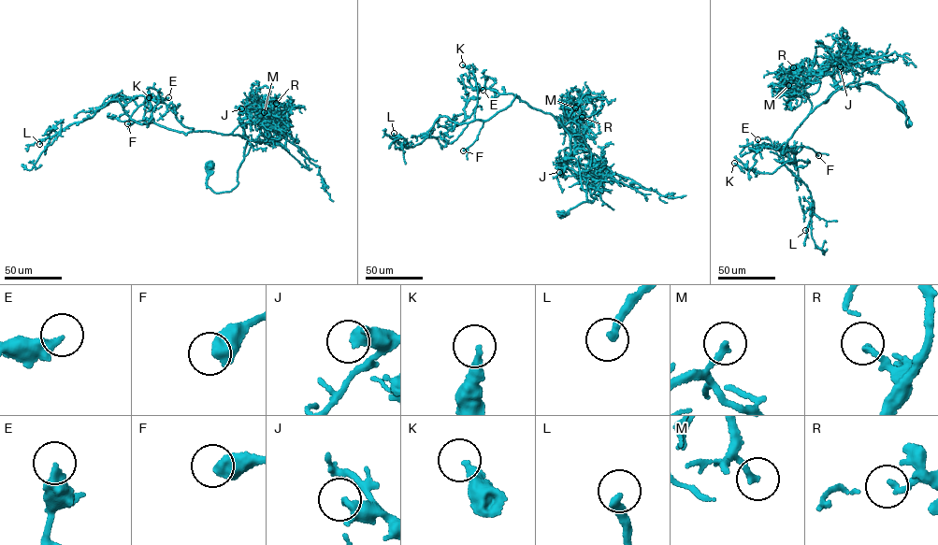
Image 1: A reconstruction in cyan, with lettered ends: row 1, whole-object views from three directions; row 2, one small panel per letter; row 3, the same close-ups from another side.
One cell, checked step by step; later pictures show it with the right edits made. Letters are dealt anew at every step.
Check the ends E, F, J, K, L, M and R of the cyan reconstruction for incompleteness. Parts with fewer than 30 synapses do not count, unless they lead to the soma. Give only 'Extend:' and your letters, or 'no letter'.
Extend: J, L, M

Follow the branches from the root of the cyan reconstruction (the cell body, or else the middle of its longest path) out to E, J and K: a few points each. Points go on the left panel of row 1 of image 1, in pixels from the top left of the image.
E: (210, 165), (212, 191), (237, 186), (243, 128), (241, 136), (193, 131), (160, 97), (168, 97)
J: (210, 165), (206, 186), (212, 191), (228, 192), (237, 186), (249, 136), (242, 122), (249, 109), (241, 108)
K: (210, 165), (212, 191), (237, 186), (243, 128), (241, 136), (147, 127), (149, 97)

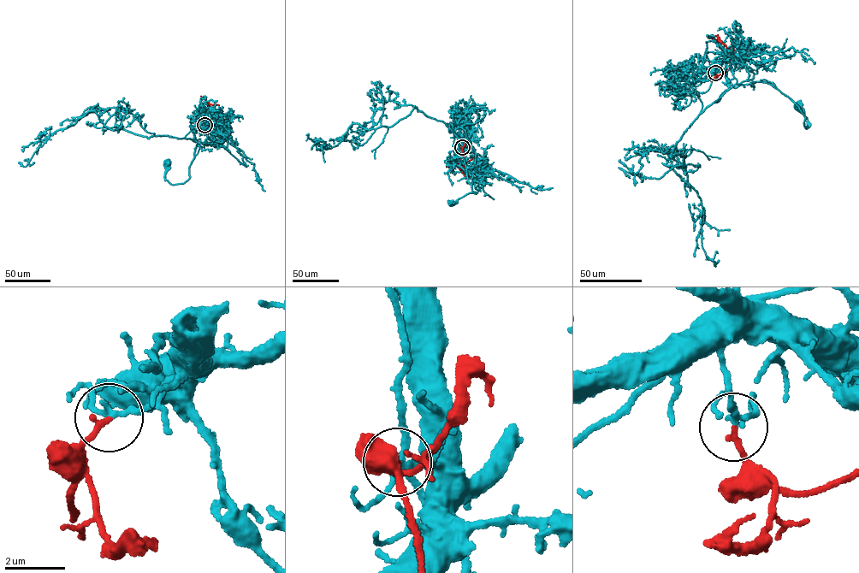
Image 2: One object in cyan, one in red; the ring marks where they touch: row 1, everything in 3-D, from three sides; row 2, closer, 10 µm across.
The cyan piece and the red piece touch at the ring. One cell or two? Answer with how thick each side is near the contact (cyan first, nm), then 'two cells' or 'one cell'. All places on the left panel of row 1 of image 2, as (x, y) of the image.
calibres 170 and 190 nm; two cells

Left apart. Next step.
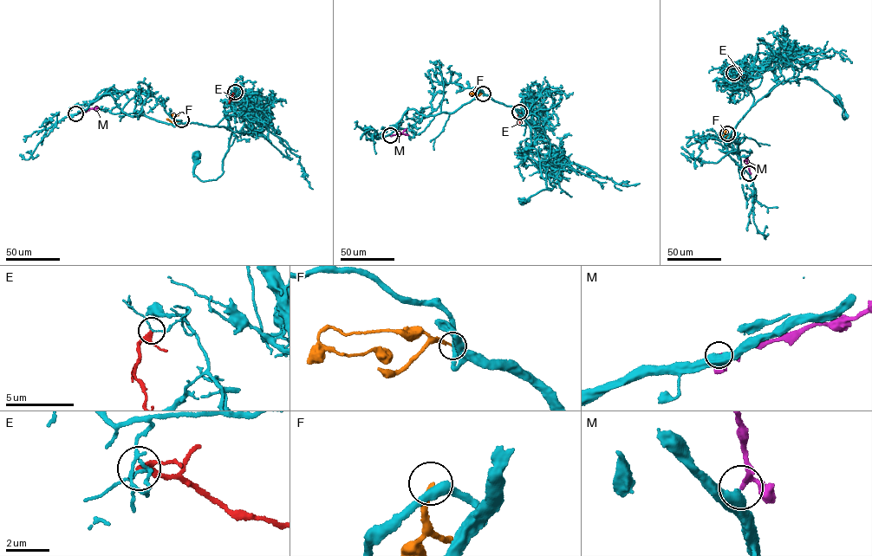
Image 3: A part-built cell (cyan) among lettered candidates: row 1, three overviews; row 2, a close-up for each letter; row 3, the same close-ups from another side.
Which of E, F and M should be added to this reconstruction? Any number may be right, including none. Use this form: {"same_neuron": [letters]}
{"same_neuron": ["M"]}

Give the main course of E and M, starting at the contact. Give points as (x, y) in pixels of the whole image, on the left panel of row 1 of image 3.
E: (235, 92), (229, 102)
M: (75, 113), (99, 108)

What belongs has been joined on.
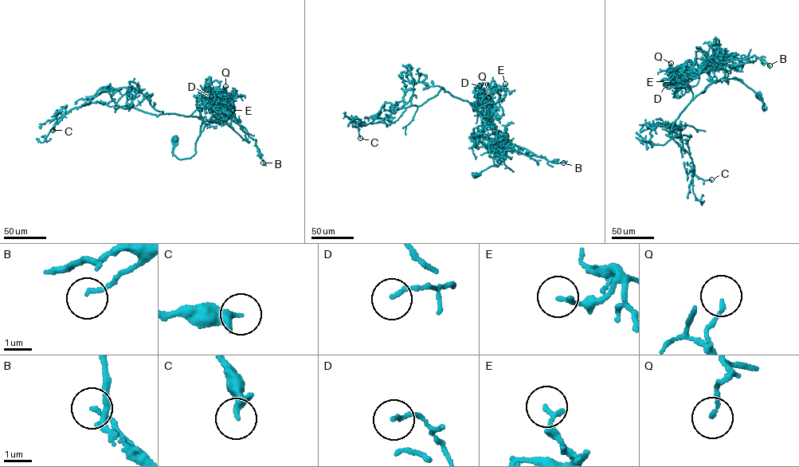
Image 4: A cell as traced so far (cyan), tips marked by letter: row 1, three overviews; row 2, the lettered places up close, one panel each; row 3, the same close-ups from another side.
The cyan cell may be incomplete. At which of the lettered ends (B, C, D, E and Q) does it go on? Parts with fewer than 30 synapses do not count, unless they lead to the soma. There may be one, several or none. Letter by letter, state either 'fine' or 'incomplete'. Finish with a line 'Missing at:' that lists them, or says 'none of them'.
B: fine
C: fine
D: fine
E: fine
Q: fine
Missing at: none of them

